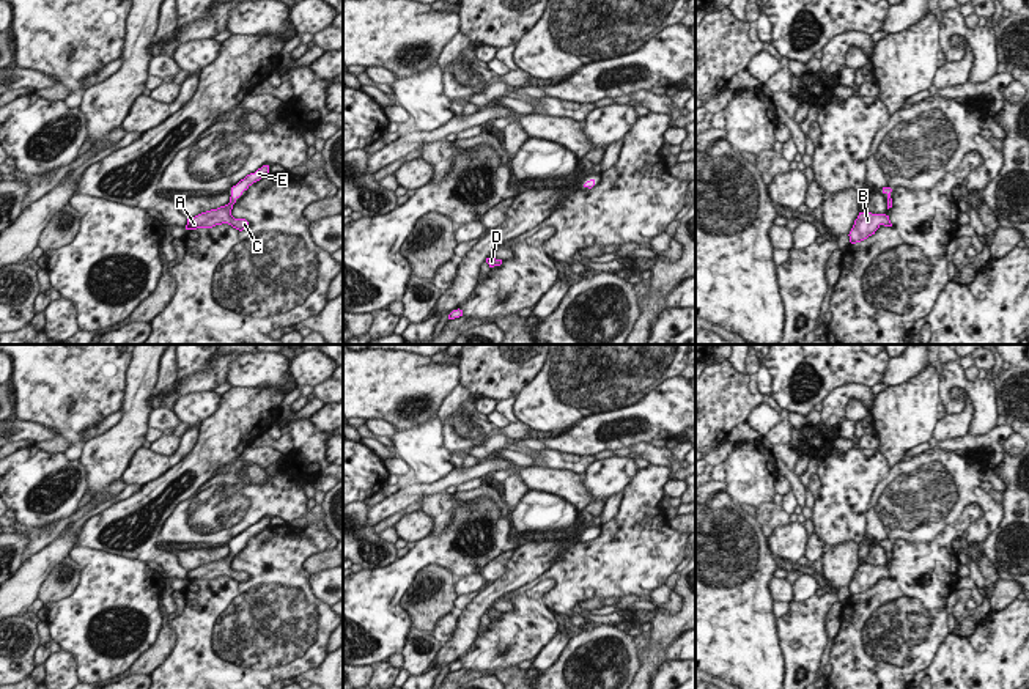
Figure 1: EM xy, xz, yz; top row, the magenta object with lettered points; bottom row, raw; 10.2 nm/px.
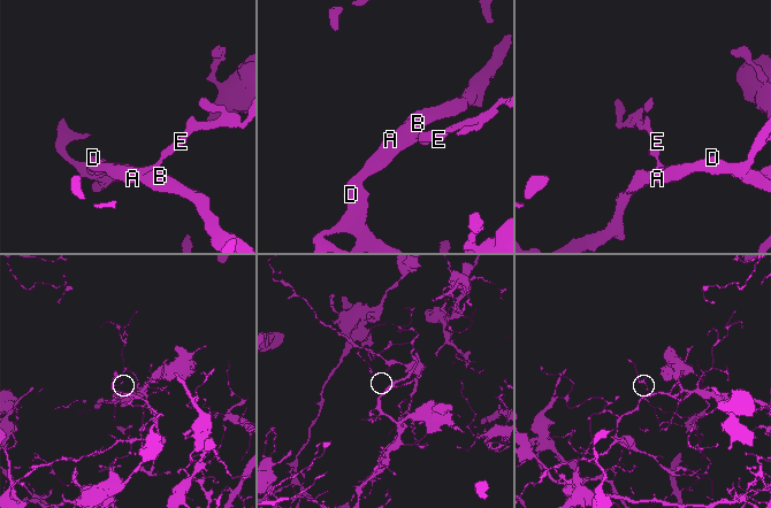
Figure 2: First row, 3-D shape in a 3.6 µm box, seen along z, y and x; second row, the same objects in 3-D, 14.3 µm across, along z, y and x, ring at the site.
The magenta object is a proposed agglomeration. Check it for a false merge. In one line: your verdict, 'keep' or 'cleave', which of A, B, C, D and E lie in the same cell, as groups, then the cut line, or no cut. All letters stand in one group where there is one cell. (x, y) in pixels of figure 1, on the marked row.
keep | A B C D E | no cut

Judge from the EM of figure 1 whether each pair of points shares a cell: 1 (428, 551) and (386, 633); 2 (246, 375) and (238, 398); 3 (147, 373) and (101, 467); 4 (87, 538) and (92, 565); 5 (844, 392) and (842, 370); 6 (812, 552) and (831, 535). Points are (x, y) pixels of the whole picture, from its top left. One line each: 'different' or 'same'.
1: same
2: different
3: same
4: different
5: different
6: different

